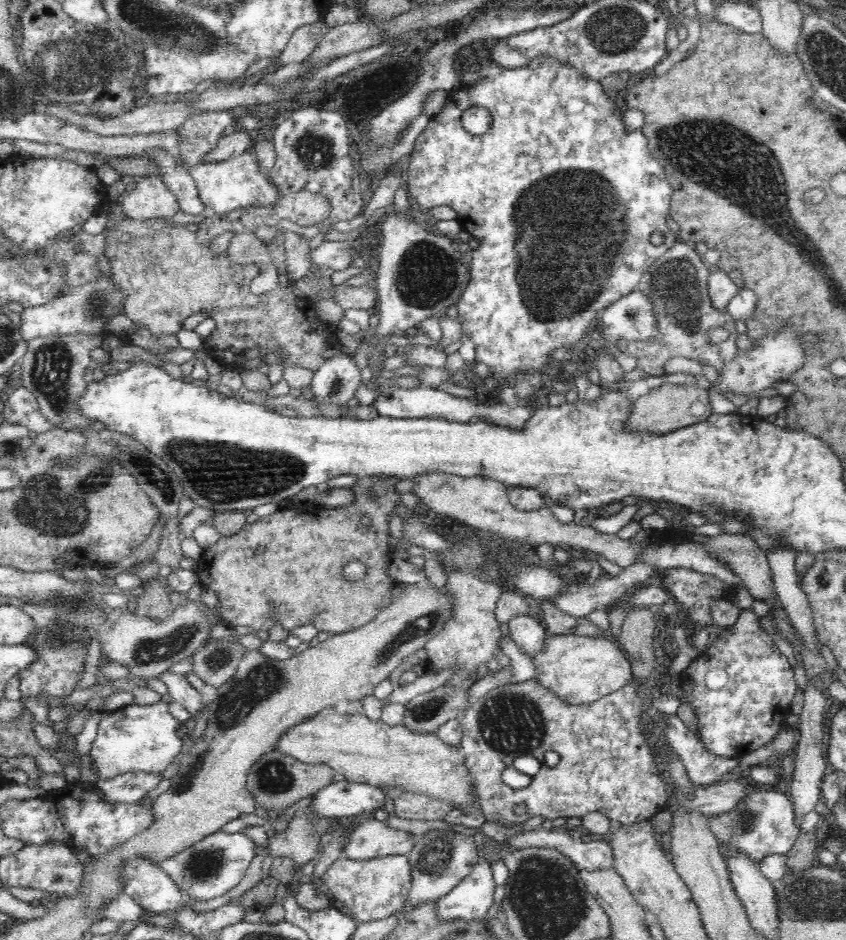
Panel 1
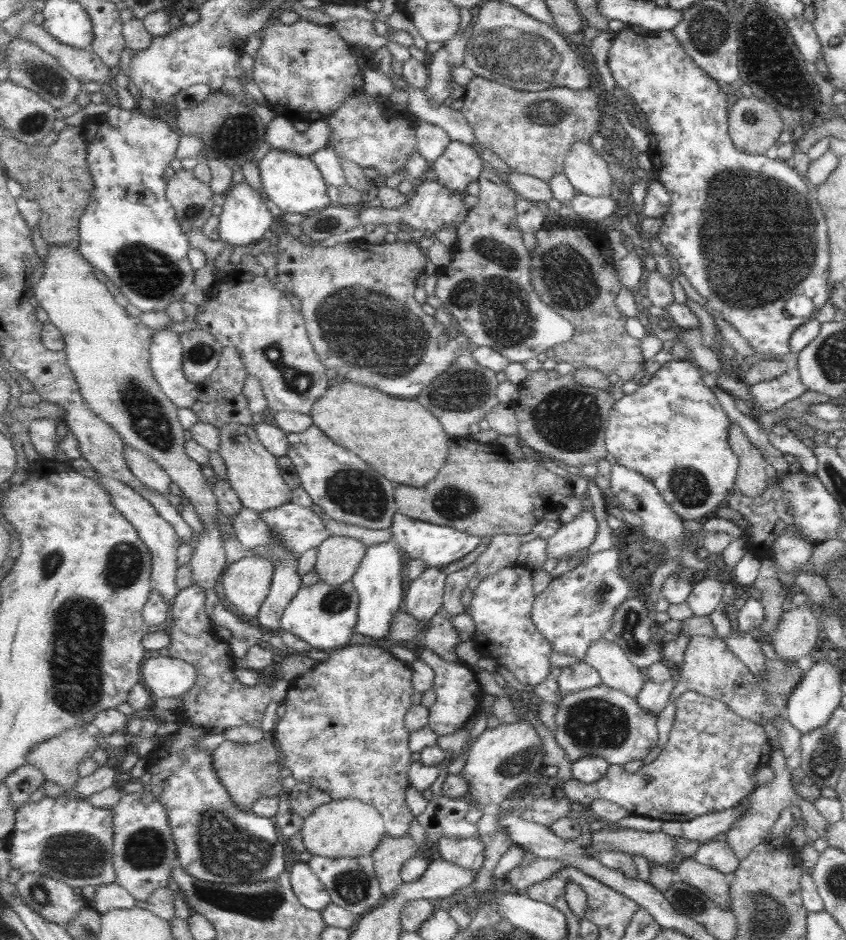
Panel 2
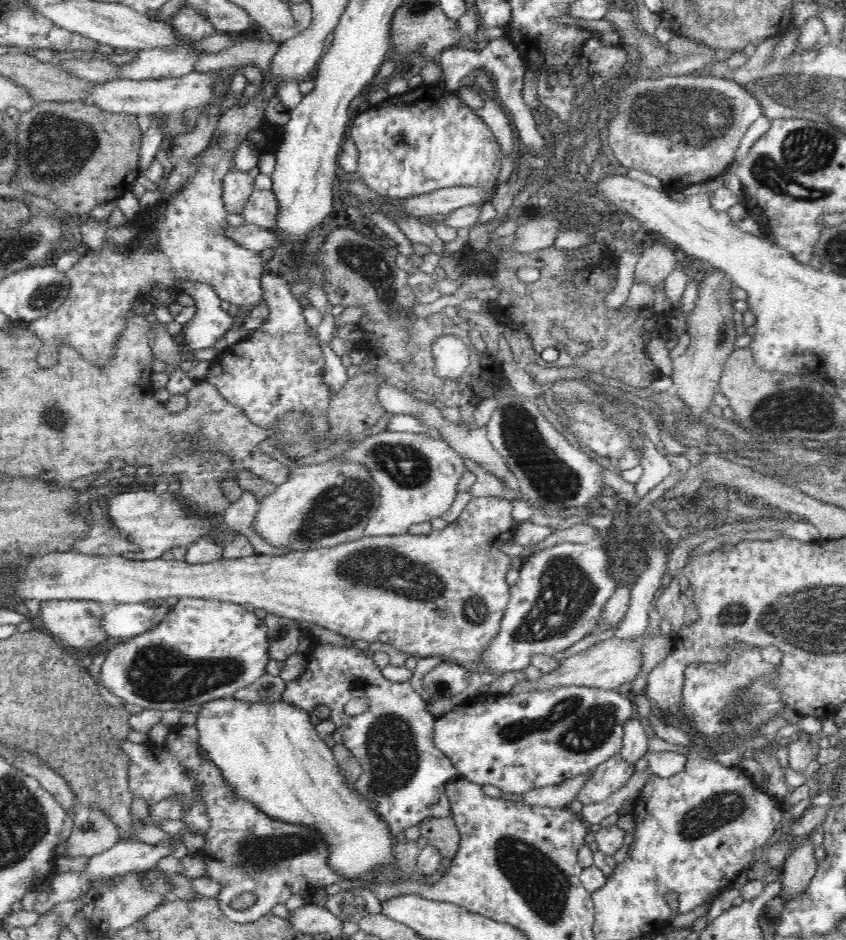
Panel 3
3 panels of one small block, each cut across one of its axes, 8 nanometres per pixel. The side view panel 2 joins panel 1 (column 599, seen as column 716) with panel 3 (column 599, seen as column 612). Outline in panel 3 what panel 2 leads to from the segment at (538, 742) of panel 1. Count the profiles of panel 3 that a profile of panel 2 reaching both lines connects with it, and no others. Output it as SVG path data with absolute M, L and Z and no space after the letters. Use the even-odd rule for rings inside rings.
M616 754L599 764L584 784L576 799L582 805L597 803L608 798L615 790L624 786L632 776L634 766L628 764L620 754Z

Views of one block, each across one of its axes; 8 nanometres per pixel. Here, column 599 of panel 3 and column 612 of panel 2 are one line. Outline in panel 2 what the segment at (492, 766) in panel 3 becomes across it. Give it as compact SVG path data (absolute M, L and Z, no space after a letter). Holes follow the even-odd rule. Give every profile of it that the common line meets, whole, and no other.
M604 683L595 688L567 693L561 698L554 718L556 730L553 734L572 763L581 758L601 756L610 765L623 766L631 760L647 758L659 742L657 713L643 709L636 697L623 690L610 688Z

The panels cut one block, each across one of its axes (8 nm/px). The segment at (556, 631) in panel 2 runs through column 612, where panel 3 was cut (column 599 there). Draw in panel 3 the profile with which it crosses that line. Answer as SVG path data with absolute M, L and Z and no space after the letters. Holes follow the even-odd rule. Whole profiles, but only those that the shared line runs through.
M558 542L550 548L524 560L517 582L509 585L509 601L500 626L500 632L485 651L485 664L504 672L526 670L533 658L542 655L556 656L570 650L580 640L591 636L604 622L608 601L618 588L607 548L590 548L588 544Z

